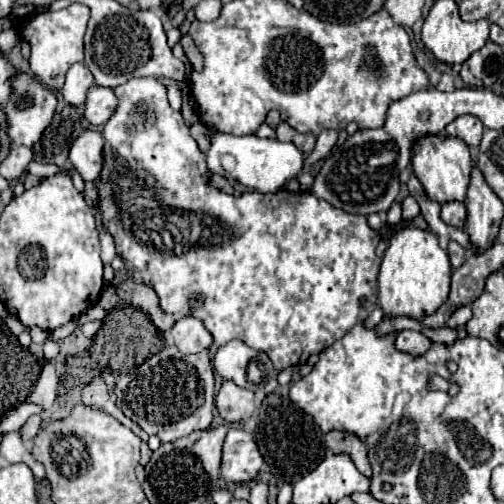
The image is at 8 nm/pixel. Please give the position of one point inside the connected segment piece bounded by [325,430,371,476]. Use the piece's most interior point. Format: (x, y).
(338, 442)

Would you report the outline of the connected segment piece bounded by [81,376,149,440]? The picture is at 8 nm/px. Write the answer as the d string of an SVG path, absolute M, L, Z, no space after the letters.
M99 376L89 378L89 382L81 388L81 398L83 398L85 404L93 404L93 406L97 406L97 408L105 408L105 412L113 414L121 424L129 426L141 440L147 440L147 438L149 438L133 420L125 418L125 414L115 406L115 402L111 400L109 390L107 390L107 384L103 382L103 378L99 378Z

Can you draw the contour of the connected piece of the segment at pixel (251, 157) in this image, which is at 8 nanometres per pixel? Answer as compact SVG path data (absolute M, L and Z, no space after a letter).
M213 132L211 148L207 152L207 166L211 172L223 178L233 176L237 182L257 192L277 192L301 172L303 154L295 148L295 144L279 142L277 138L259 138L255 134L233 136L225 132Z

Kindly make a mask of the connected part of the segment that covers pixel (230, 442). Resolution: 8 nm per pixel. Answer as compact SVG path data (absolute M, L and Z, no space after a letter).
M229 430L223 446L221 476L227 484L251 482L261 466L265 464L263 456L257 450L253 436L245 430Z

